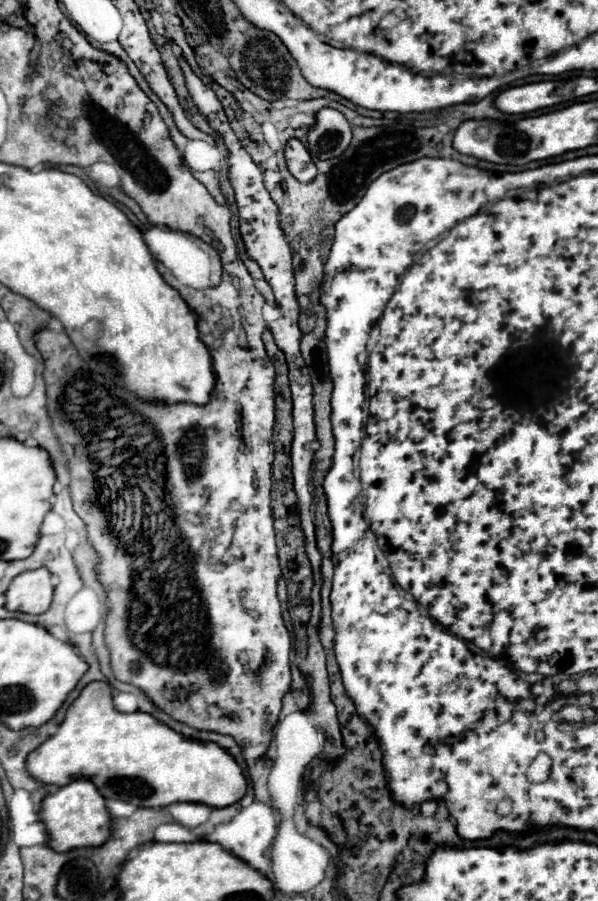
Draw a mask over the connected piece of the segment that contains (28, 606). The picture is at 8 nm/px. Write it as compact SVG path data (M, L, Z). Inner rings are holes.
M46 568L18 574L6 590L6 608L26 614L42 614L50 608L54 592L52 576Z

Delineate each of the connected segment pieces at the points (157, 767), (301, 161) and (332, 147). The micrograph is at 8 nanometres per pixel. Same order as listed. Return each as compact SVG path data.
M90 682L66 710L58 732L26 756L26 770L46 786L66 786L76 778L90 780L104 798L116 798L134 806L168 806L174 802L198 802L212 808L236 804L246 792L246 778L236 760L214 742L184 738L150 714L124 714L112 706L108 682Z
M292 138L286 146L286 164L290 174L300 182L312 182L318 174L308 150L302 146L298 138Z
M322 108L316 114L314 126L308 130L308 150L320 160L338 158L352 140L350 124L342 112Z

